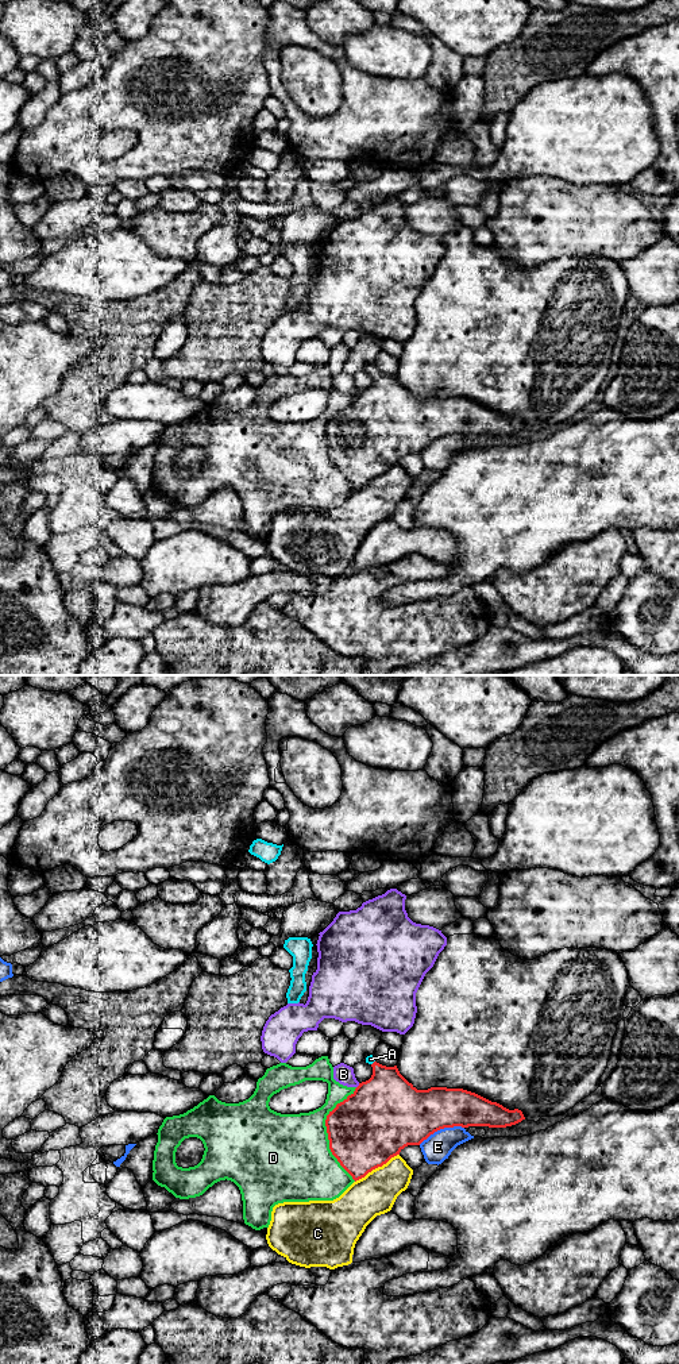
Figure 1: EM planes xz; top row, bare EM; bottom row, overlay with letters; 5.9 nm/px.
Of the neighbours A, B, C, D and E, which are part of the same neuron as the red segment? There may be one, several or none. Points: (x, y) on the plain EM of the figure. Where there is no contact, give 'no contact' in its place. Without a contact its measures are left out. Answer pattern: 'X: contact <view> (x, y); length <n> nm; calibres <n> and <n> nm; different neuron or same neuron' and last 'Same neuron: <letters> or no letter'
A: contact xz (373, 372); length 40 nm; calibres 360 and 50 nm; same neuron
B: contact xz (358, 395); length 40 nm; calibres 460 and 120 nm; different neuron
C: contact xz (377, 476); length 320 nm; calibres 440 and 240 nm; different neuron
D: contact xz (327, 440); length 550 nm; calibres 440 and 460 nm; different neuron
E: contact xz (440, 436); length 300 nm; calibres 360 and 170 nm; different neuron
Same neuron: A

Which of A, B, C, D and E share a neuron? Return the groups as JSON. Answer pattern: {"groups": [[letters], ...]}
{"groups": [["A"], ["B"], ["C"], ["D"], ["E"]]}

